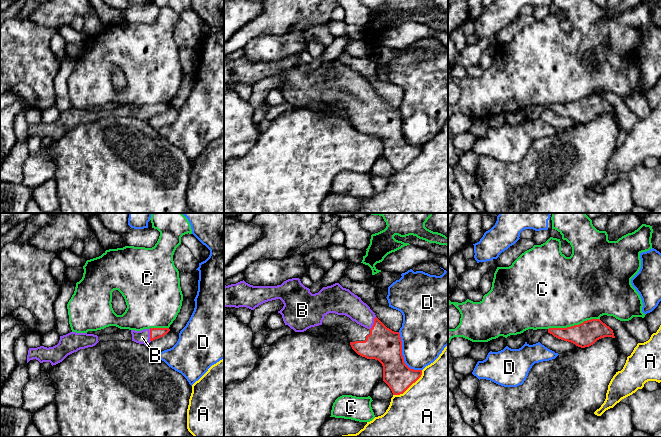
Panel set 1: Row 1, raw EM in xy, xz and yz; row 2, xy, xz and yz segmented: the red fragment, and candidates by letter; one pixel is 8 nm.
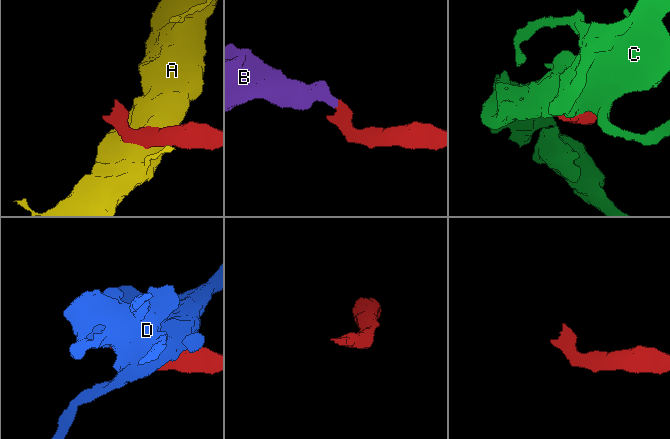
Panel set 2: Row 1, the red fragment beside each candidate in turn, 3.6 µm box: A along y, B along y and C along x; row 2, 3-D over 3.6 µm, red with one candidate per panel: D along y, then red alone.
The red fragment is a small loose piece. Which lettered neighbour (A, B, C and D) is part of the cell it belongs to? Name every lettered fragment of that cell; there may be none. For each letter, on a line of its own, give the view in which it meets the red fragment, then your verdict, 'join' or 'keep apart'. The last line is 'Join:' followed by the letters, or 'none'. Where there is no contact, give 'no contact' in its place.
A: xz | keep apart
B: xz | join
C: yz | keep apart
D: xz | keep apart
Join: B

